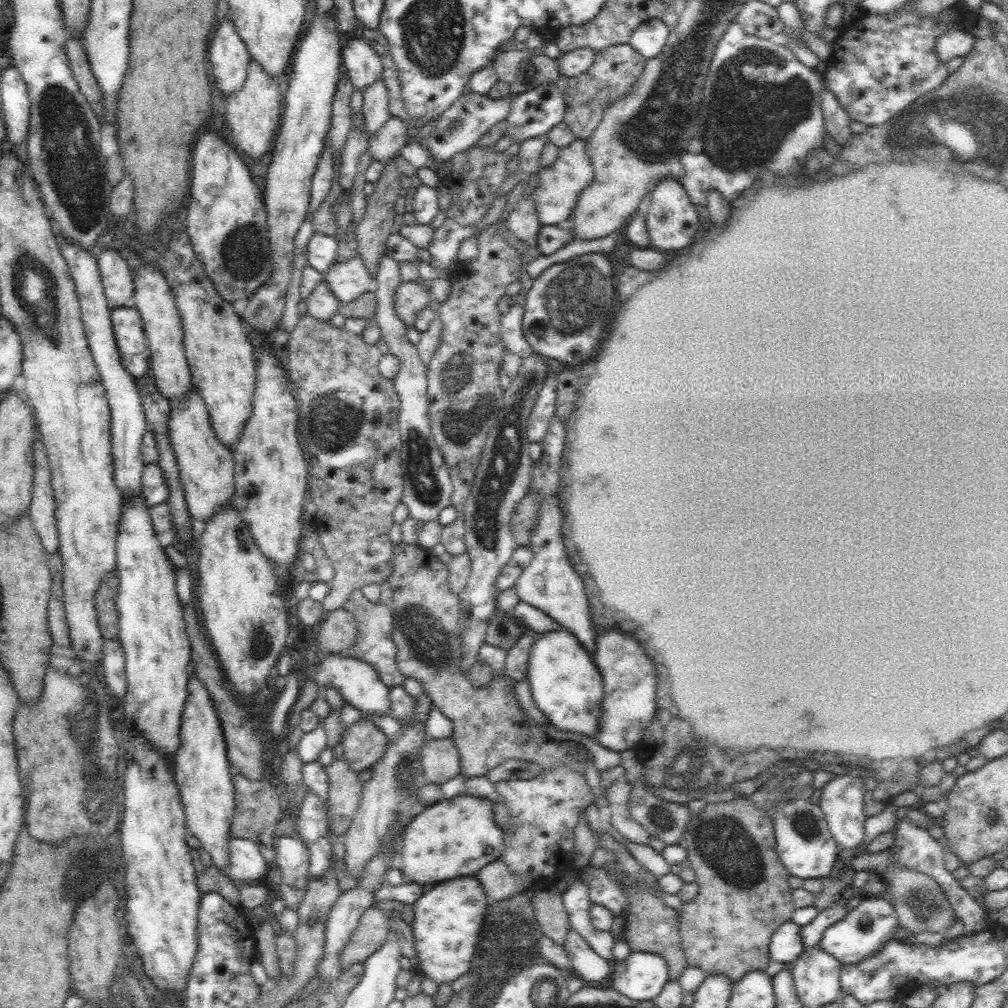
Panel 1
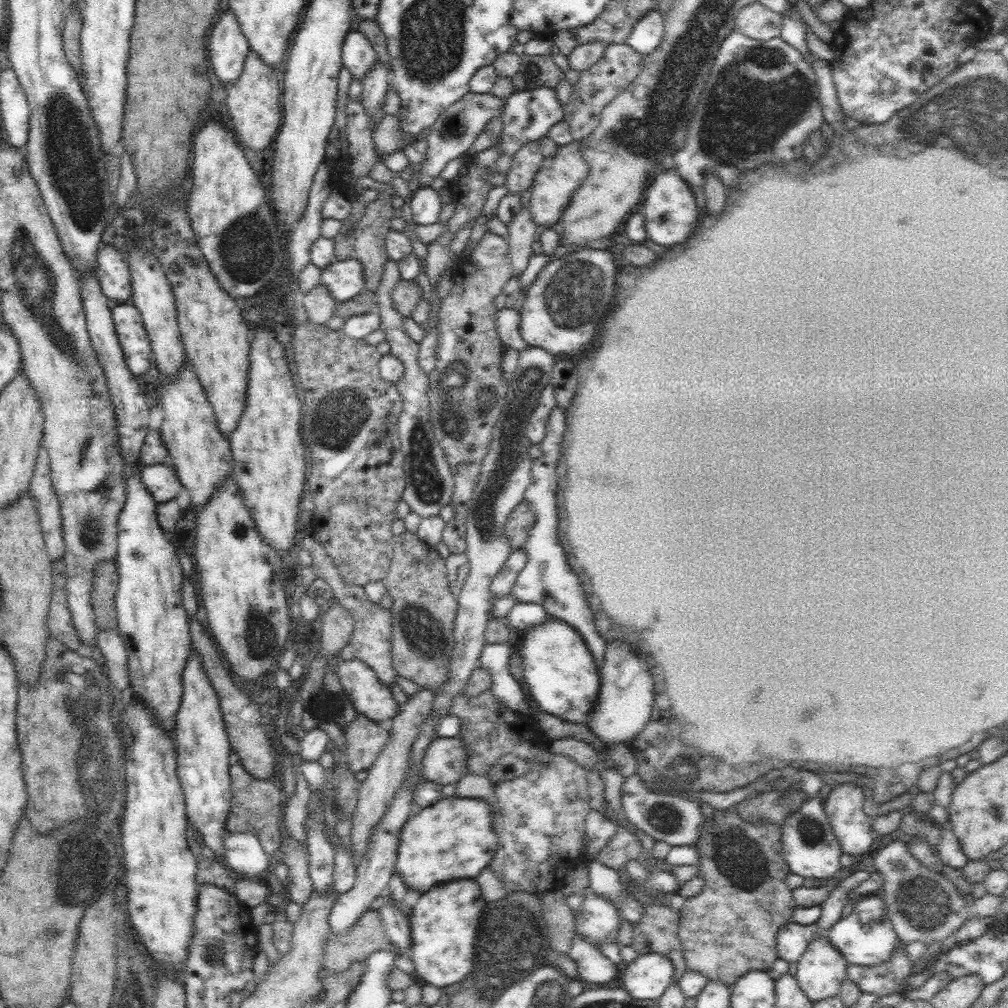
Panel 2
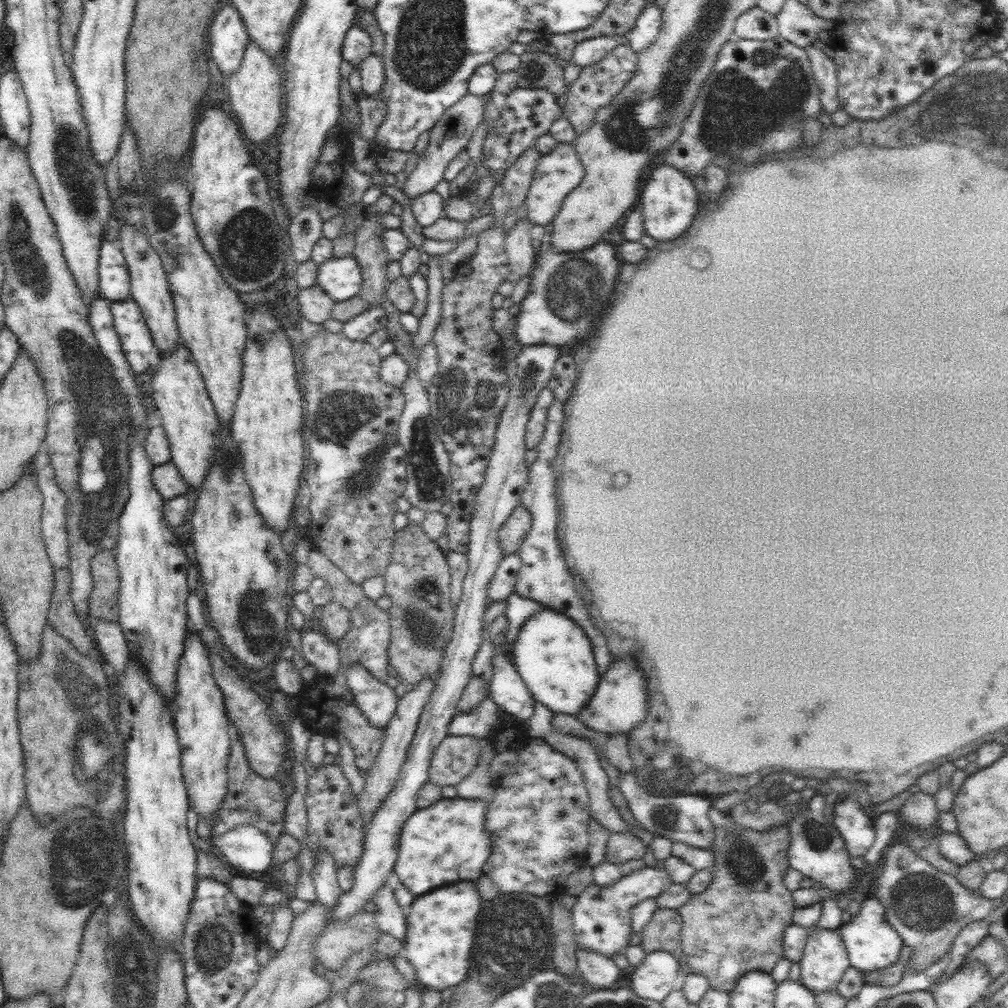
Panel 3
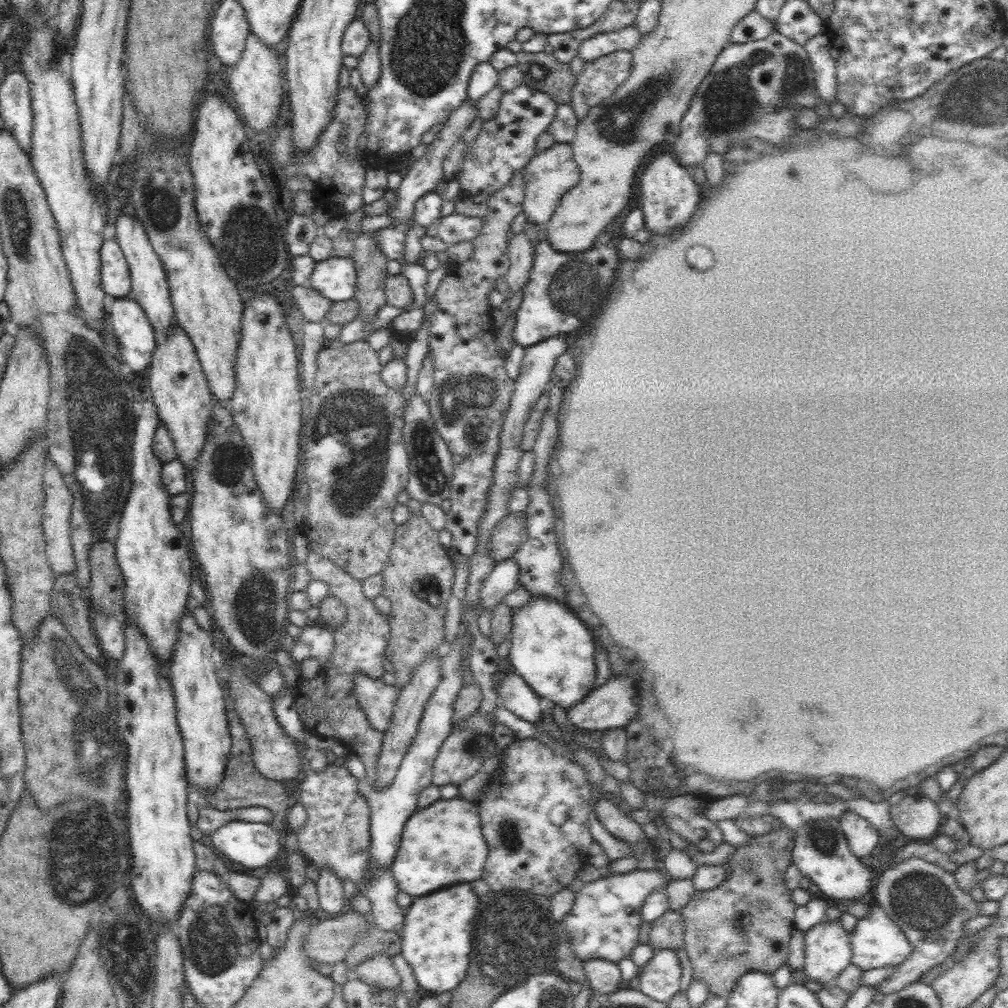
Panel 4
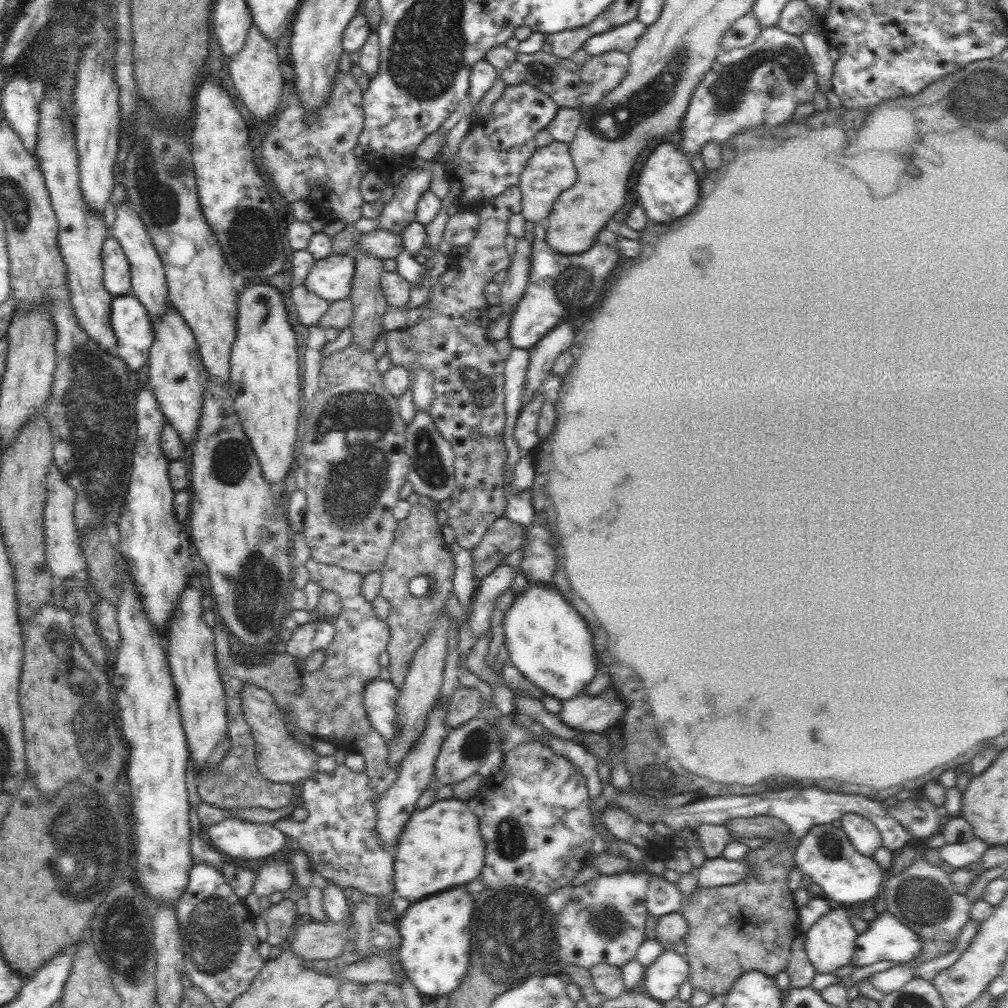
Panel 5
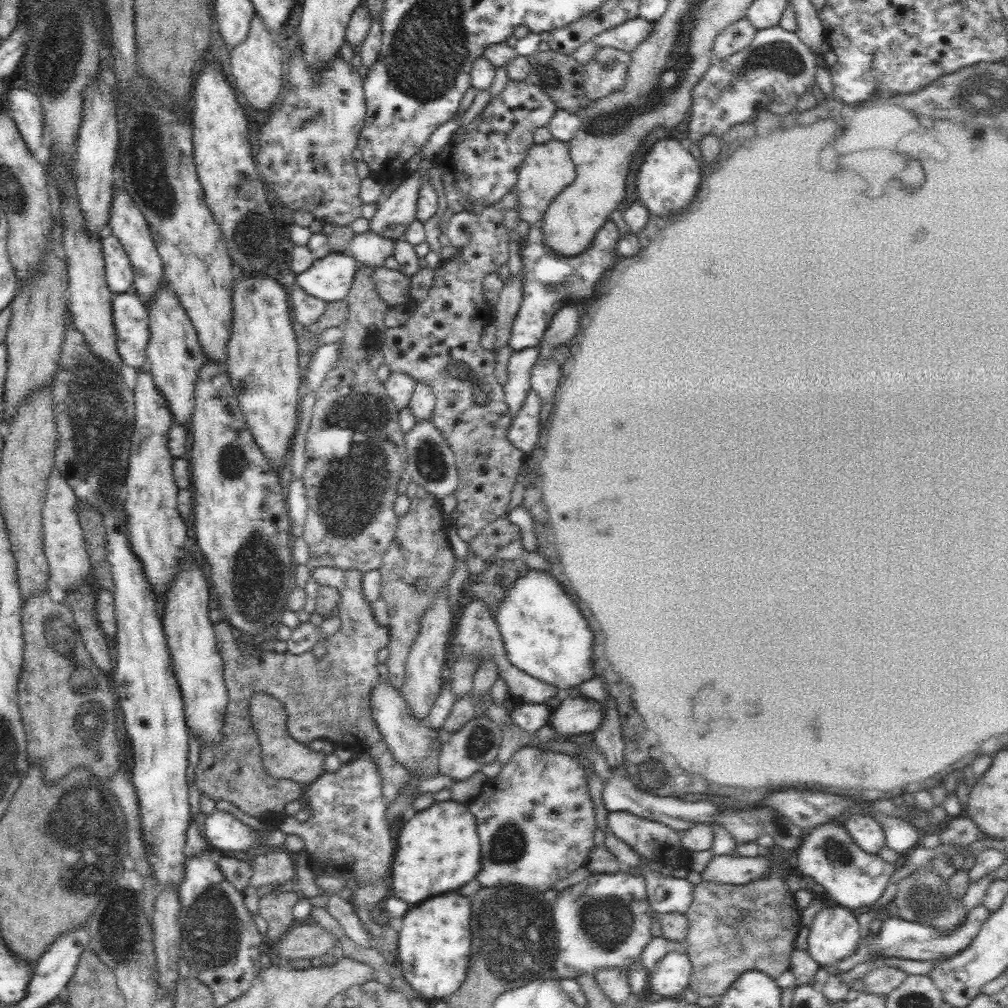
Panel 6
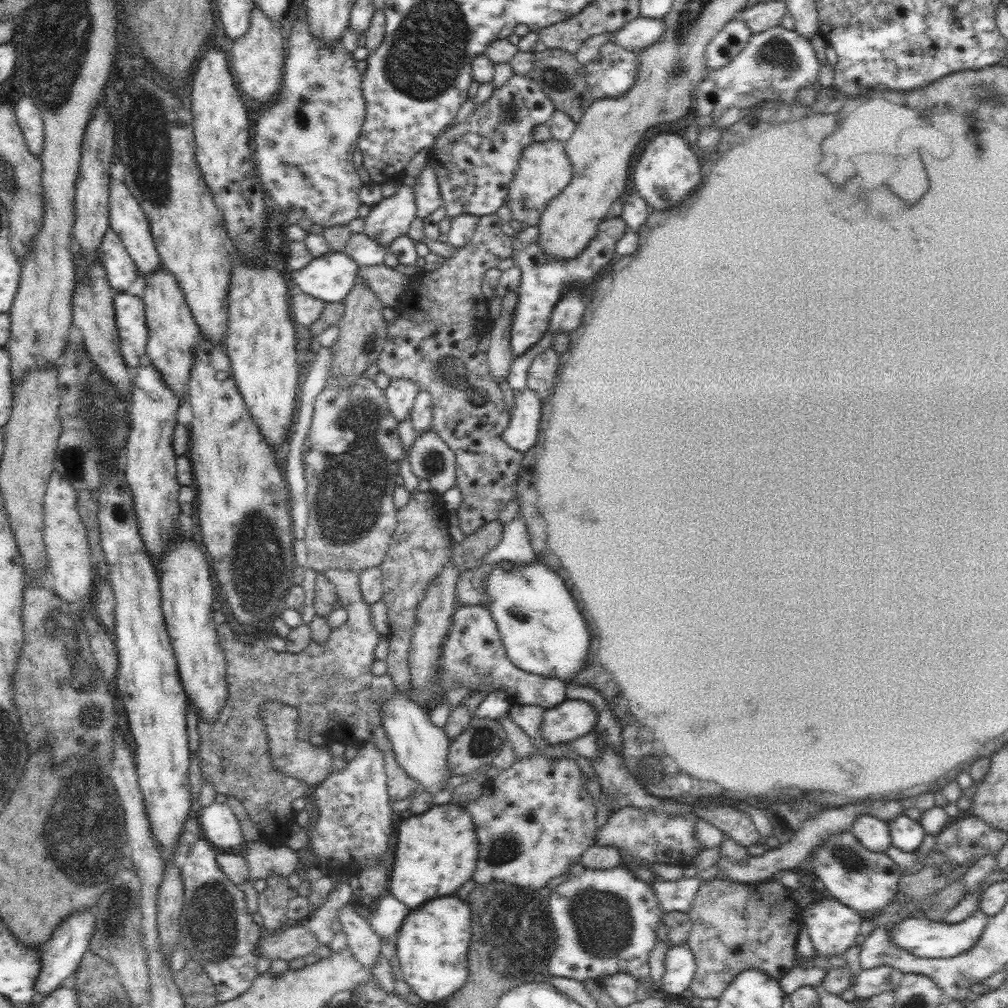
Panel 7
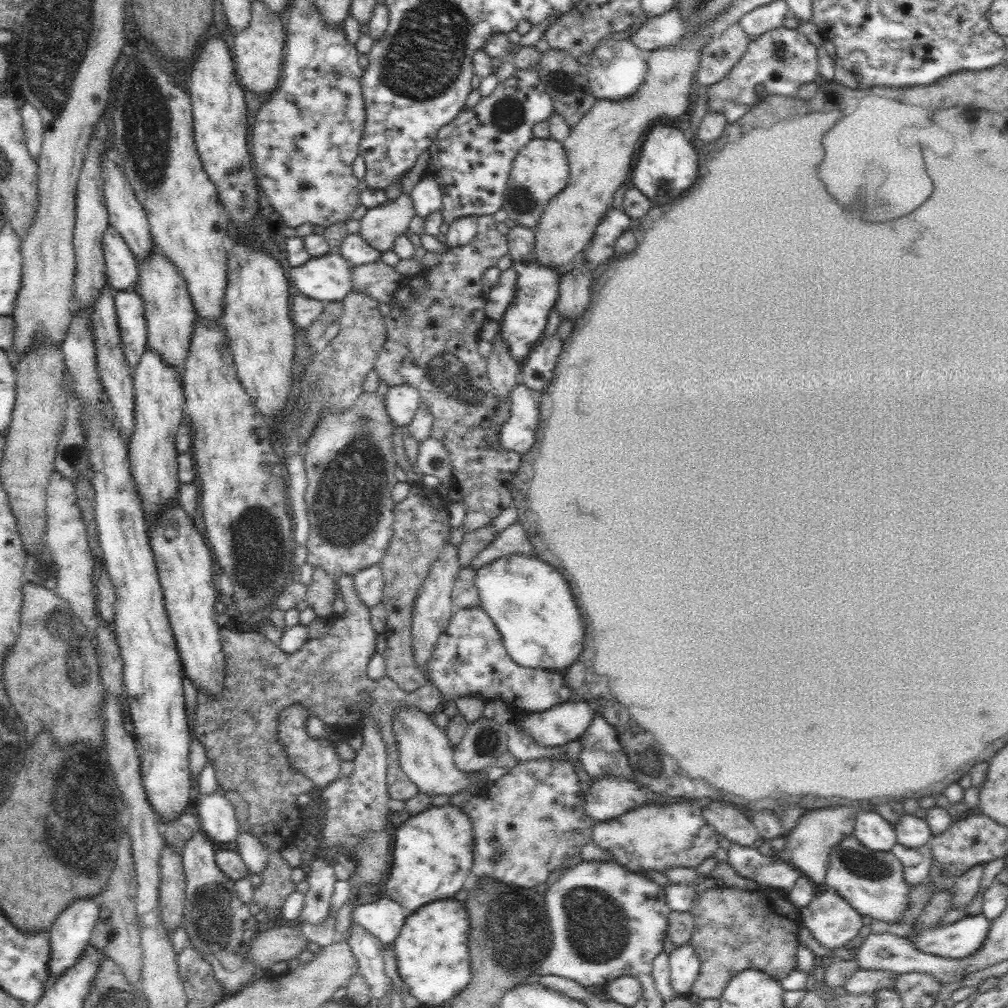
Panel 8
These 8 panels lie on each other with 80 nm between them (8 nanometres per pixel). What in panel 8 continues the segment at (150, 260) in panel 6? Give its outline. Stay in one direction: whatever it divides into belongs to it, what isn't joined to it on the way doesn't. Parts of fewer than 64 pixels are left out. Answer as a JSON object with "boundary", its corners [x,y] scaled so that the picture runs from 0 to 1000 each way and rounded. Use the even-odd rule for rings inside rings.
{"boundary":[[[107,150],[100,153],[102,157],[102,161],[100,161],[102,163],[101,190],[104,192],[103,196],[108,212],[108,222],[121,233],[128,247],[133,251],[133,254],[136,255],[136,258],[137,256],[146,256],[146,254],[153,249],[155,244],[152,240],[145,209],[141,201],[137,200],[133,188],[131,188],[129,181],[125,178],[125,174],[123,174],[123,171],[119,168],[121,164],[118,159],[115,161],[113,155],[104,154],[105,152],[107,152]]]}

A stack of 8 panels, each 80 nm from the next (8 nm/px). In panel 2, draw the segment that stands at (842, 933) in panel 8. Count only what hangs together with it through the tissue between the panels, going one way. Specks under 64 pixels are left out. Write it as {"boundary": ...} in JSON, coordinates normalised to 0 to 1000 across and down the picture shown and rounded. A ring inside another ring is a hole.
{"boundary":[[[808,928],[791,954],[789,971],[806,995],[829,989],[840,968],[841,956],[820,928]]]}

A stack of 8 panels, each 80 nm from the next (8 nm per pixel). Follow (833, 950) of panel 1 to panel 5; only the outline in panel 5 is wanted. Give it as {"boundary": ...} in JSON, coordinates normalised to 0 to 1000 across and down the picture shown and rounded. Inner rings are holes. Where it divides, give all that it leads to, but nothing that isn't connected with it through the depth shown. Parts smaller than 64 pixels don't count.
{"boundary":[[[881,904],[871,907],[849,933],[844,952],[844,956],[849,959],[863,958],[875,952],[898,955],[916,943],[912,927]]]}

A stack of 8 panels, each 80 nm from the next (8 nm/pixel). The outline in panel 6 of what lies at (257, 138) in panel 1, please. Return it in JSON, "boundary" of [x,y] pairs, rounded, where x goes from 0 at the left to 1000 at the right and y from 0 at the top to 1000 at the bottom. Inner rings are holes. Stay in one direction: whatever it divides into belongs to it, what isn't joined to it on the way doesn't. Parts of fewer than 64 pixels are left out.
{"boundary":[[[255,14],[251,16],[247,33],[242,43],[236,43],[228,51],[228,67],[232,76],[232,87],[242,93],[242,97],[254,109],[265,110],[272,104],[274,97],[282,87],[280,77],[280,50],[276,46],[276,38],[264,28],[263,22]]]}

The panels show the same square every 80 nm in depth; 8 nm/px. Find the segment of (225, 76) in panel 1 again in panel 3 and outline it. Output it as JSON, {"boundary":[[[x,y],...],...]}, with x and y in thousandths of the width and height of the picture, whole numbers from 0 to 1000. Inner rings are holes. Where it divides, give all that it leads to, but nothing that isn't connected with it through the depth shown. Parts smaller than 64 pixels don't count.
{"boundary":[[[221,4],[213,13],[208,25],[208,54],[222,74],[236,70],[248,40],[236,9],[230,4]]]}

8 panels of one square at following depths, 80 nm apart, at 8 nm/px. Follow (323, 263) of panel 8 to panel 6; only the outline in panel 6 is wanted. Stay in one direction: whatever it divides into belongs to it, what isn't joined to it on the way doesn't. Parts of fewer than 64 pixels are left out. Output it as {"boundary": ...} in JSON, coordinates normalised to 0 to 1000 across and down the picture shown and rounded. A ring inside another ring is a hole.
{"boundary":[[[345,249],[329,250],[321,256],[313,257],[304,270],[294,272],[293,280],[306,292],[324,301],[338,299],[347,290],[356,265],[357,262]]]}

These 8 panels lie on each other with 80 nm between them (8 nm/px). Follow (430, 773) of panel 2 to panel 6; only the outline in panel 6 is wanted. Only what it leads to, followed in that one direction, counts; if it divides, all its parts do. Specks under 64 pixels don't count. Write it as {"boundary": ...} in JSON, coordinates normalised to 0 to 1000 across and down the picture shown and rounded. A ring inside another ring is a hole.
{"boundary":[[[471,710],[454,726],[441,731],[435,753],[436,768],[446,770],[452,775],[468,770],[481,758],[491,755],[497,736],[498,721],[482,710]]]}

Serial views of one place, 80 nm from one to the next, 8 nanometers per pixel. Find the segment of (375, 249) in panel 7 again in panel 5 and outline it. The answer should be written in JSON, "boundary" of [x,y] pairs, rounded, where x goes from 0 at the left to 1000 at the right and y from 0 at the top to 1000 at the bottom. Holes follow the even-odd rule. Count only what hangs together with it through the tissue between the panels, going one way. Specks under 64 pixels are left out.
{"boundary":[[[373,227],[359,233],[353,247],[373,253],[376,257],[392,257],[400,247],[400,234],[386,228]]]}

